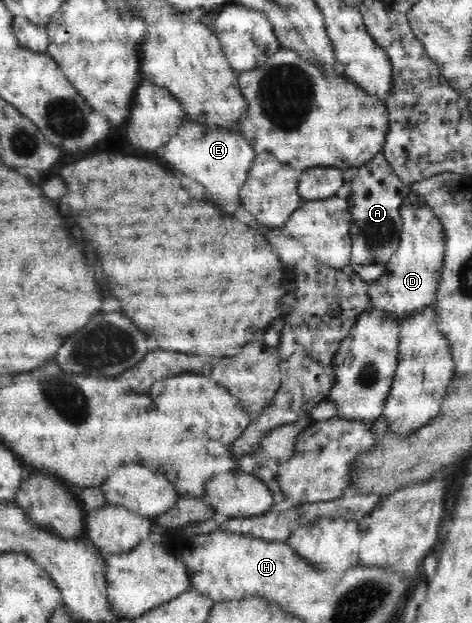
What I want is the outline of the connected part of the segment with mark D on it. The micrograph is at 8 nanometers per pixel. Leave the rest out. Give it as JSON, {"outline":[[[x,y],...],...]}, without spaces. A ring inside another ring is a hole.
{"outline":[[[410,191],[402,199],[400,217],[403,227],[397,251],[388,261],[386,272],[378,280],[368,281],[368,302],[372,301],[373,304],[368,309],[388,312],[398,319],[398,323],[420,307],[434,304],[445,256],[442,221],[426,204],[426,200]]]}

